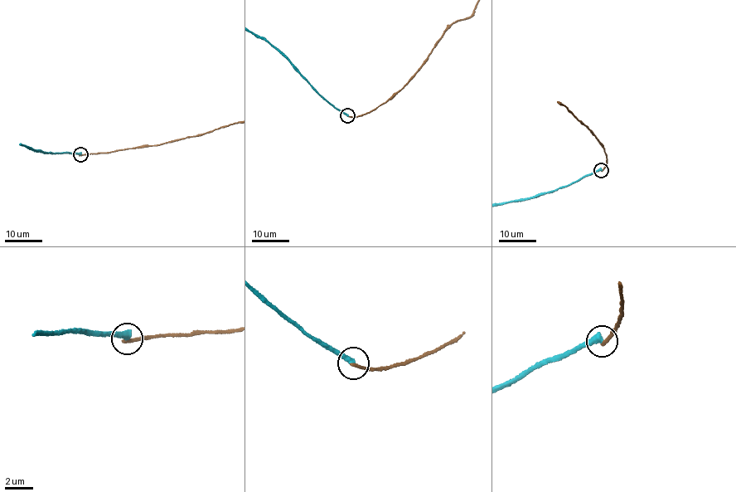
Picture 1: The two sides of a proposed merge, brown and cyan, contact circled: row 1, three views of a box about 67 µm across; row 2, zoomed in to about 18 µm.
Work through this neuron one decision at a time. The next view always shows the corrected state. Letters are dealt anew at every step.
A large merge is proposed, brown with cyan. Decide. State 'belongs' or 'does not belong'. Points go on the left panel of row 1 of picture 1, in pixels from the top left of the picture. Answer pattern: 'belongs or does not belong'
does not belong

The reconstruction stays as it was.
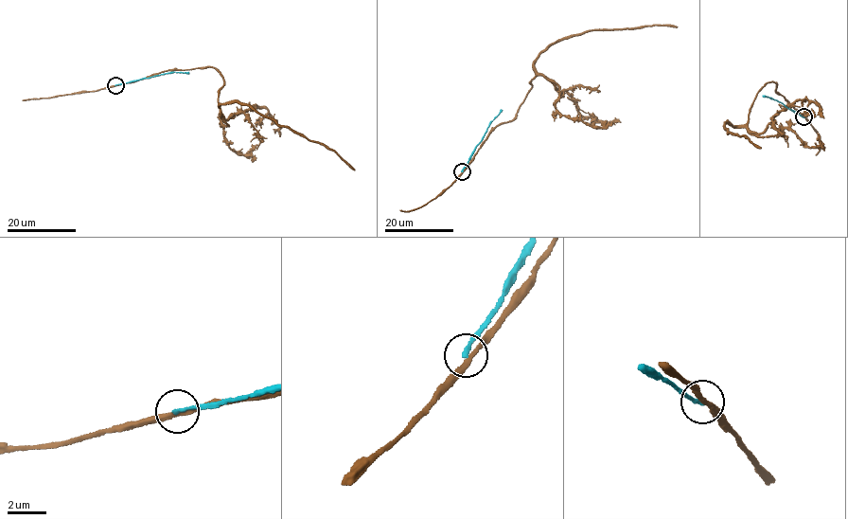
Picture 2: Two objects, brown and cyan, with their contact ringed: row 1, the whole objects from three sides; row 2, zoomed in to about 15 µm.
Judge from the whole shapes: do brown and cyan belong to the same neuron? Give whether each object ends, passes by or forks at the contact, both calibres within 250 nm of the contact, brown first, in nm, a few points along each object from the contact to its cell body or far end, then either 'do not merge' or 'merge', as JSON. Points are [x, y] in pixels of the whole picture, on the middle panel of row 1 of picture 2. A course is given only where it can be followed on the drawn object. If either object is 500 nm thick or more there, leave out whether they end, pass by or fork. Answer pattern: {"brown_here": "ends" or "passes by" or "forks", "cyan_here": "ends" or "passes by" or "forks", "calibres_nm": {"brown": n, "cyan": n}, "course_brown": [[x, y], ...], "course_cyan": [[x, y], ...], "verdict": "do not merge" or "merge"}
{"brown_here": "passes by", "cyan_here": "ends", "calibres_nm": {"brown": 240, "cyan": 170}, "course_brown": [[463, 171], [488, 134], [516, 116], [532, 85], [534, 61], [552, 44], [589, 30], [654, 25], [677, 26]], "course_cyan": [[462, 171], [488, 123], [502, 110]], "verdict": "do not merge"}

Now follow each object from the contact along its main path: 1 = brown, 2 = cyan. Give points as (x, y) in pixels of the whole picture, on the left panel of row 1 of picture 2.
1: (116, 84), (161, 72), (213, 67), (223, 79), (220, 104), (247, 105), (324, 143), (354, 170)
2: (115, 84), (170, 72), (188, 73)

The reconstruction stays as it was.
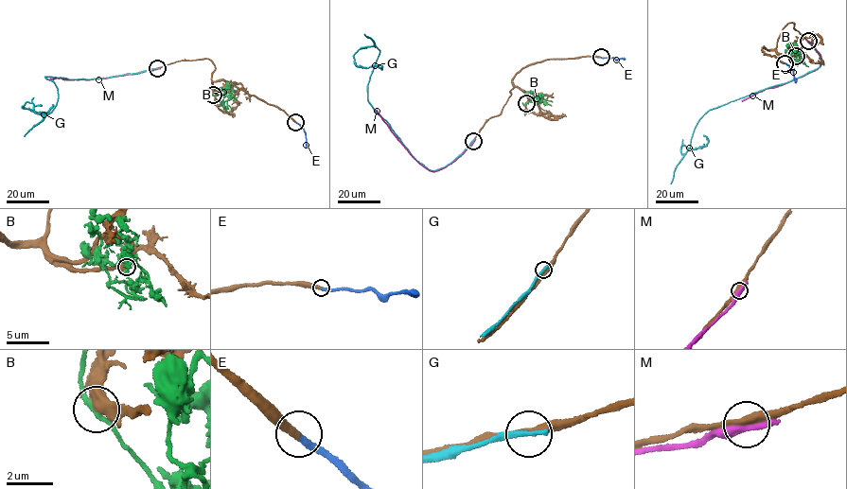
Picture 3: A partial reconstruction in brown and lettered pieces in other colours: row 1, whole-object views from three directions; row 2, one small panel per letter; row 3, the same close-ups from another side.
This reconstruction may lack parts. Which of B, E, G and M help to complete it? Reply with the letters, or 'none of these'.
E

